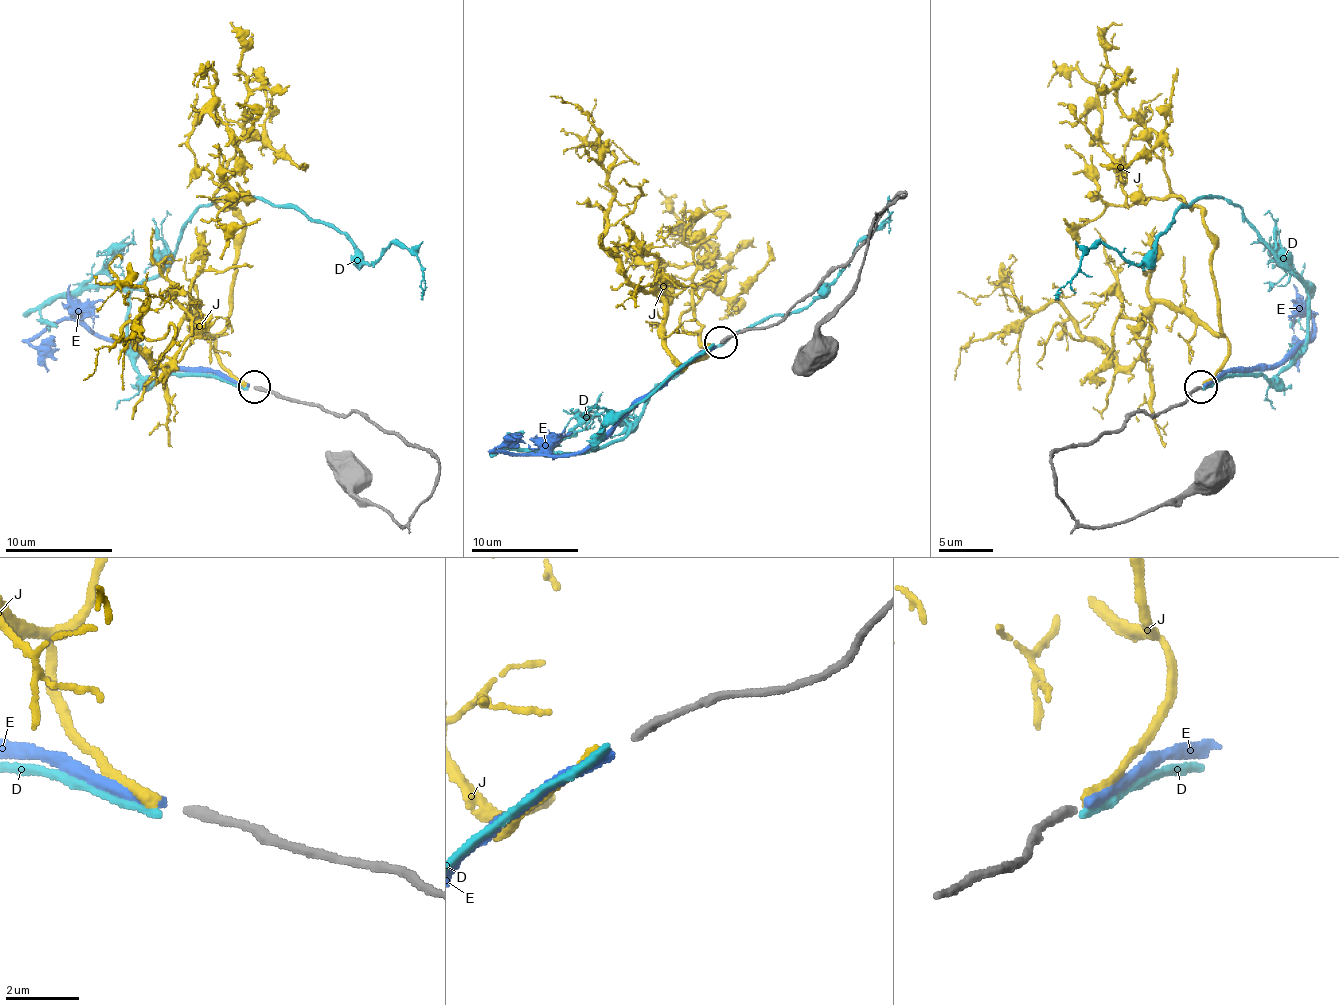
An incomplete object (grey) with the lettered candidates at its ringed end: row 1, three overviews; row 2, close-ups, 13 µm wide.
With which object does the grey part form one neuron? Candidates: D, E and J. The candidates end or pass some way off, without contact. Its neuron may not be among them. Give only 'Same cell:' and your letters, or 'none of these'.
Same cell: J

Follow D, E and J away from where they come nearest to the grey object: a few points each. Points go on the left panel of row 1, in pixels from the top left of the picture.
D: (248, 388), (146, 378), (127, 340), (127, 297), (202, 206), (288, 206), (369, 265), (404, 243), (423, 300)
E: (248, 386), (216, 372), (159, 370), (132, 343), (97, 337), (70, 319), (57, 319), (30, 343), (46, 372)
J: (248, 383), (221, 362), (197, 302), (154, 367), (135, 345), (146, 302), (135, 329), (100, 348), (84, 380)

